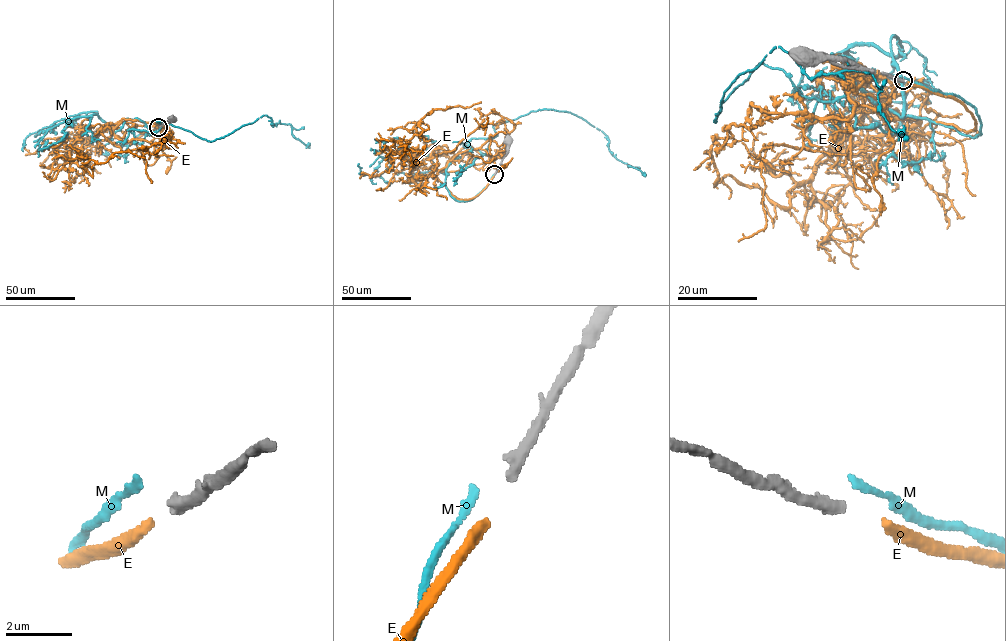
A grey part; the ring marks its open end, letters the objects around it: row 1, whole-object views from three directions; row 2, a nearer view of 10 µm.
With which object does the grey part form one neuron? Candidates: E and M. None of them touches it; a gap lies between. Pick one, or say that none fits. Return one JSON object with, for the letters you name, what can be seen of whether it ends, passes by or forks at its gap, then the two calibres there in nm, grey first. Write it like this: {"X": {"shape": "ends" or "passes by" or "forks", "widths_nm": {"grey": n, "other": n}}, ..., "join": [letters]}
{"E": {"shape": "ends", "widths_nm": {"grey": 360, "other": 320}}, "join": ["E"]}

